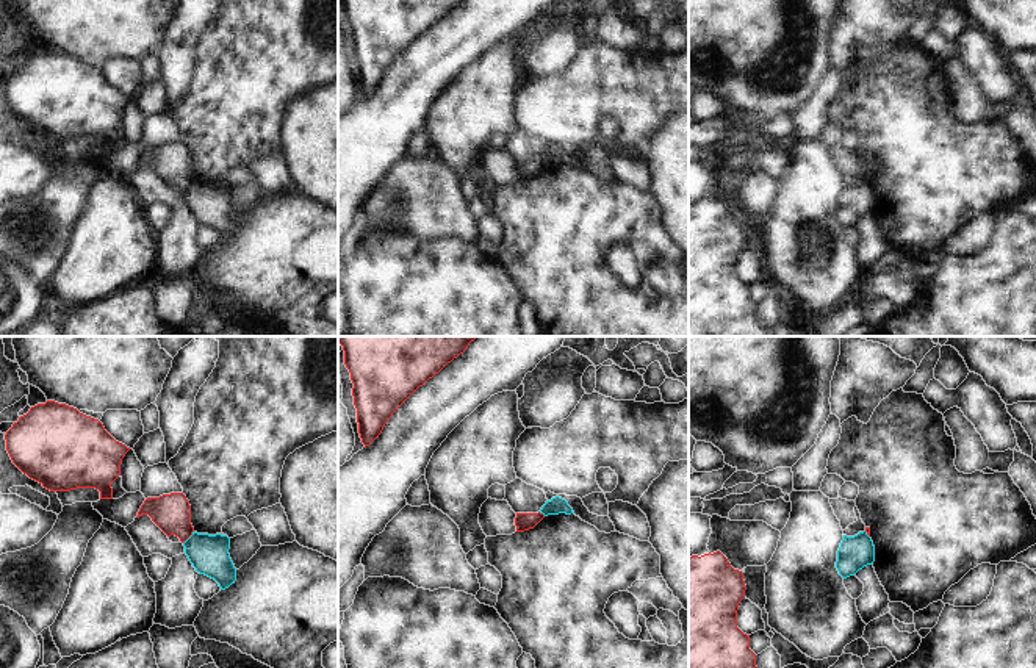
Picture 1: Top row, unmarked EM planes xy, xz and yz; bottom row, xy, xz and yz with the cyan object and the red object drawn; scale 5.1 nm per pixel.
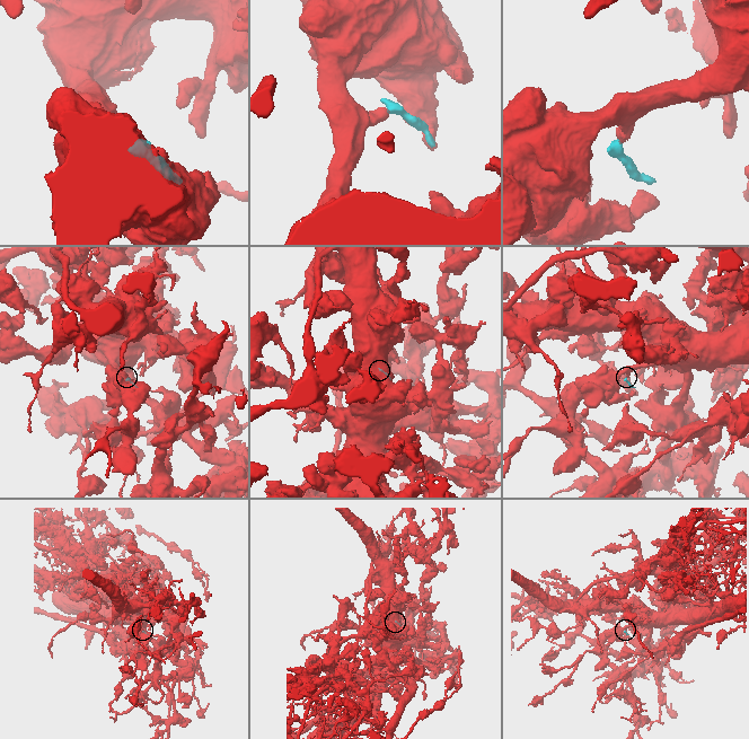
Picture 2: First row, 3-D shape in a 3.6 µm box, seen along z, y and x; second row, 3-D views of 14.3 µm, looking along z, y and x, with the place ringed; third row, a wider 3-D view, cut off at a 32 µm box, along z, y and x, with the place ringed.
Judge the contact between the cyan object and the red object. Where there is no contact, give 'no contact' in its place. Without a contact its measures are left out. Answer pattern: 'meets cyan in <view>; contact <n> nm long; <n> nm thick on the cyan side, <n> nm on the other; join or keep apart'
meets cyan in xy; contact 90 nm long; 200 nm thick on the cyan side, 190 nm on the other; keep apart

